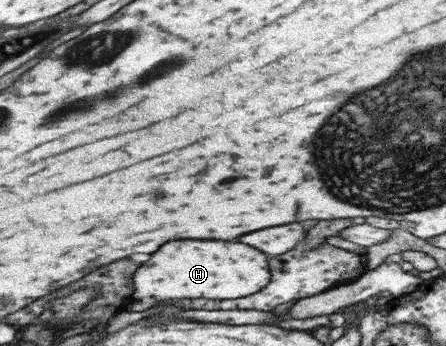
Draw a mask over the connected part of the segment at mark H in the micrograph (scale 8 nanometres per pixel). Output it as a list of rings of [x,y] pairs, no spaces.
[[[173,240],[139,268],[139,276],[135,276],[139,300],[131,302],[131,310],[145,312],[153,308],[155,302],[169,298],[243,298],[263,290],[269,280],[269,256],[255,246],[225,240]]]

